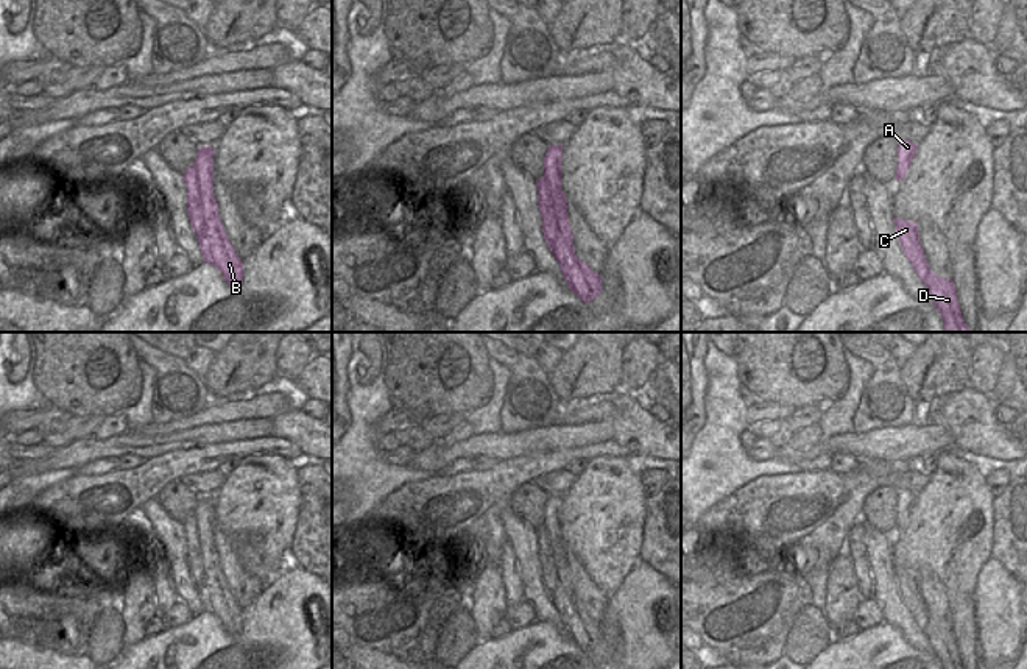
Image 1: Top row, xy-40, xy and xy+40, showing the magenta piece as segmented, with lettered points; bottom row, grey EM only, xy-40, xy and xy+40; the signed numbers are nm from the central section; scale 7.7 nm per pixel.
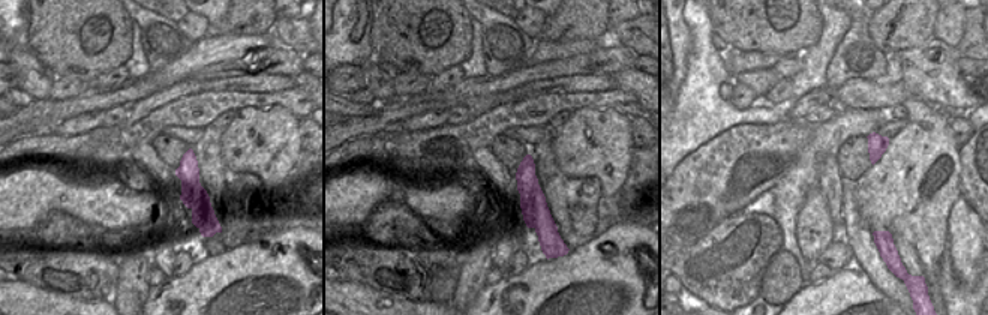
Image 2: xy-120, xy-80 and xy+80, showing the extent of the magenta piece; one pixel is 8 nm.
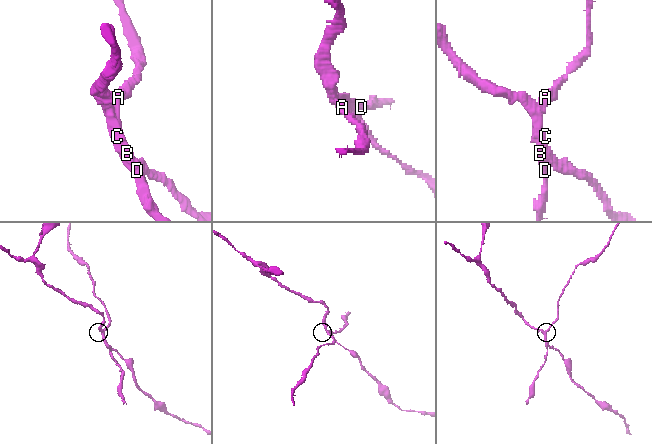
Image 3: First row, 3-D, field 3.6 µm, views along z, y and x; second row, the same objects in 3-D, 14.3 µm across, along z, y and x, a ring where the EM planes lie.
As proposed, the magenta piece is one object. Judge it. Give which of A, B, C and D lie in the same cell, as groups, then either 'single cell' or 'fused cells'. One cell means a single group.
groups A B D / C; fused cells

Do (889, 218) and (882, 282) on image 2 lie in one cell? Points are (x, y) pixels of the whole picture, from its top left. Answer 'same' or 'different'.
different

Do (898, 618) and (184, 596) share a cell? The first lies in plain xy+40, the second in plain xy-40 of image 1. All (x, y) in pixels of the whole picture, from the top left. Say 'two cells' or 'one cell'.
one cell

